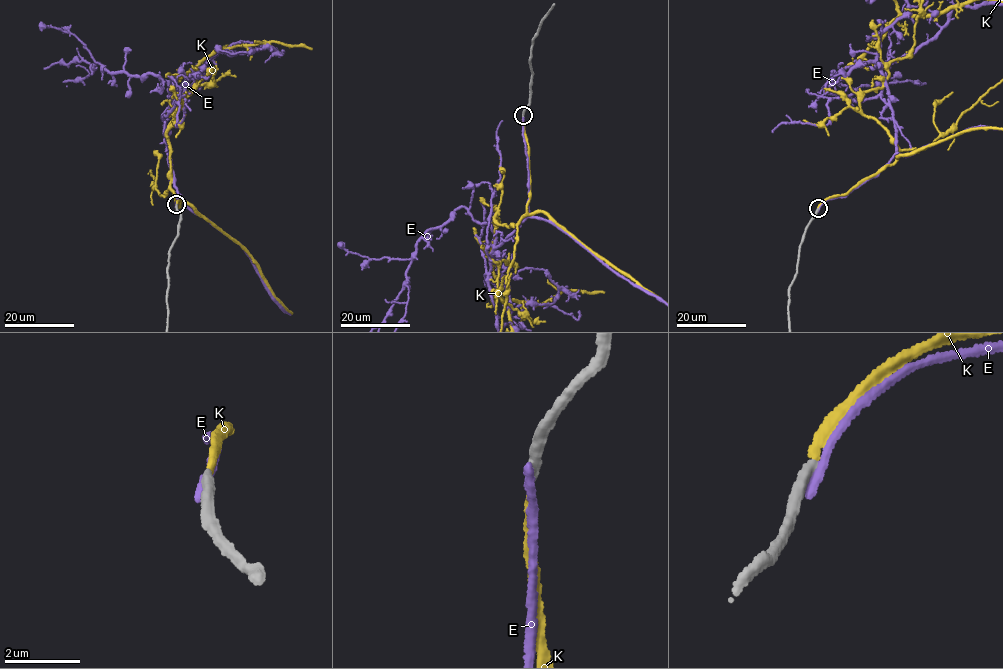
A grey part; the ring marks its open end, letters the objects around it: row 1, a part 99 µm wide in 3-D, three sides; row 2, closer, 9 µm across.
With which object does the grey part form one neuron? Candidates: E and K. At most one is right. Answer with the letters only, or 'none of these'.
K

